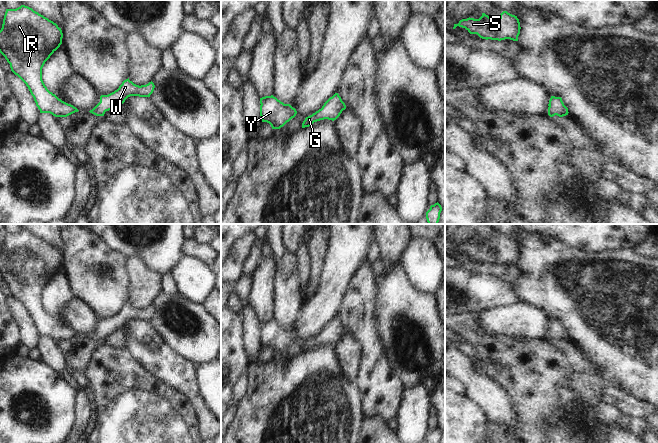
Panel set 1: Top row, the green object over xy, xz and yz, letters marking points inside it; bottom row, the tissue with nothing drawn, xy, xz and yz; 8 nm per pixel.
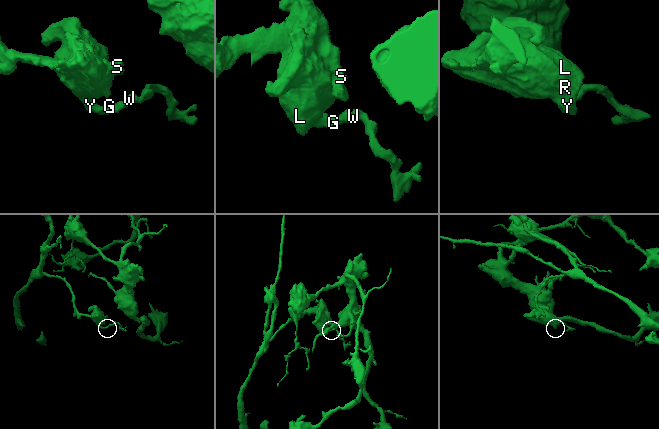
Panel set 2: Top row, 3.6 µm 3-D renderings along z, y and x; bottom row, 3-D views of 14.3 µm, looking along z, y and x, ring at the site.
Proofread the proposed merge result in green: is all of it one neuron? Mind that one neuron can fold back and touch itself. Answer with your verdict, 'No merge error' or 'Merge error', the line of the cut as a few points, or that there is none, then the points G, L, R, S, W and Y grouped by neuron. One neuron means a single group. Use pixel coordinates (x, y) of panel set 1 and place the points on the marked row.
No merge error. No split. Groups: G L R S W Y.

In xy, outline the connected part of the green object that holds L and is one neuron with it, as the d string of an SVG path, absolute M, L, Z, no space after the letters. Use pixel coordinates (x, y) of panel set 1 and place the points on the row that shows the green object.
M21 5L16 9L6 9L0 30L0 53L10 64L11 71L26 84L40 113L50 113L55 117L67 117L79 111L50 92L42 80L42 68L60 47L62 38L61 28L32 8Z

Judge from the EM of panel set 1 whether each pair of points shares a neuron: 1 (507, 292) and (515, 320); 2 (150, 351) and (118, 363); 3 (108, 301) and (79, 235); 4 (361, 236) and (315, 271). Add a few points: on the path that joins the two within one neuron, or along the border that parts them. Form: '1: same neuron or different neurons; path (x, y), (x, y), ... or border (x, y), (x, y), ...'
1: different neurons; border (519, 300), (514, 304), (497, 306), (488, 310)
2: different neurons; border (125, 347), (151, 373)
3: same neuron; path (98, 285), (84, 271), (83, 251)
4: different neurons; border (327, 244), (321, 273), (315, 290)

